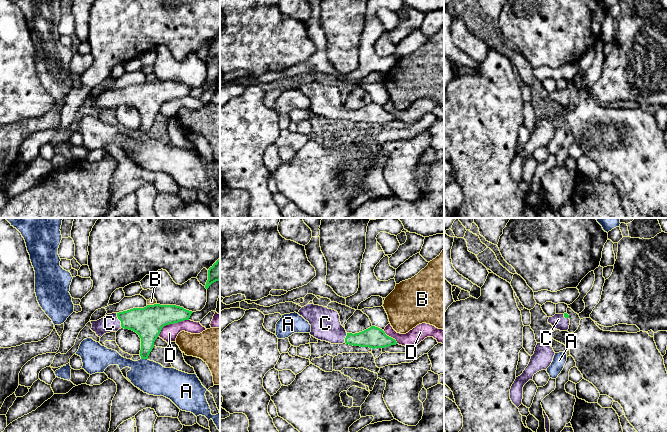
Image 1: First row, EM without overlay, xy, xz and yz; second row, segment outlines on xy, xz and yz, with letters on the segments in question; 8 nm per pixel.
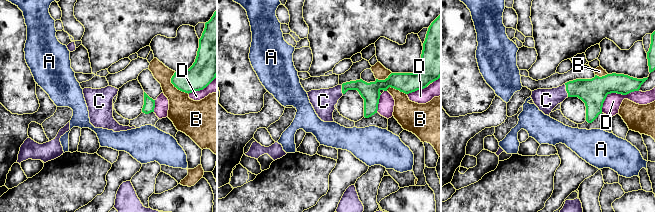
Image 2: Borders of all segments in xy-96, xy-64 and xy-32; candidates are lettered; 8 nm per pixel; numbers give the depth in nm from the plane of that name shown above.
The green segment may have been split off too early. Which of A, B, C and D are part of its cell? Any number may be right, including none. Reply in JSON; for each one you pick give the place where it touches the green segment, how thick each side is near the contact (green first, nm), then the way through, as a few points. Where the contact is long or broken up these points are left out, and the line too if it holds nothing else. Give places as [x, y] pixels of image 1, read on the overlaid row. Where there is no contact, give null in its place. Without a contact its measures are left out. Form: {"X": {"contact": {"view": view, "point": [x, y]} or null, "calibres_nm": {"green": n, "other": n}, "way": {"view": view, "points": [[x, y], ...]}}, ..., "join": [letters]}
{"C": {"contact": {"view": "xy", "point": [119, 319]}, "calibres_nm": {"green": 240, "other": 140}, "way": {"view": "xy", "points": [[147, 322], [137, 319], [119, 319], [109, 323]]}}, "join": ["C"]}

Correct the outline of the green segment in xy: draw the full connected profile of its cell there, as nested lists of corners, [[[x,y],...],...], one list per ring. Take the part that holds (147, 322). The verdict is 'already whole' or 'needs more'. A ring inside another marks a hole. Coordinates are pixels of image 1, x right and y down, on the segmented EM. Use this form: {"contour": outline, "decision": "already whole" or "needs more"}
{"contour": [[[147,305],[144,308],[107,314],[97,321],[90,321],[91,330],[100,338],[106,333],[117,332],[121,328],[136,332],[141,338],[141,359],[148,359],[162,328],[189,320],[192,313],[176,305]]], "decision": "needs more"}

